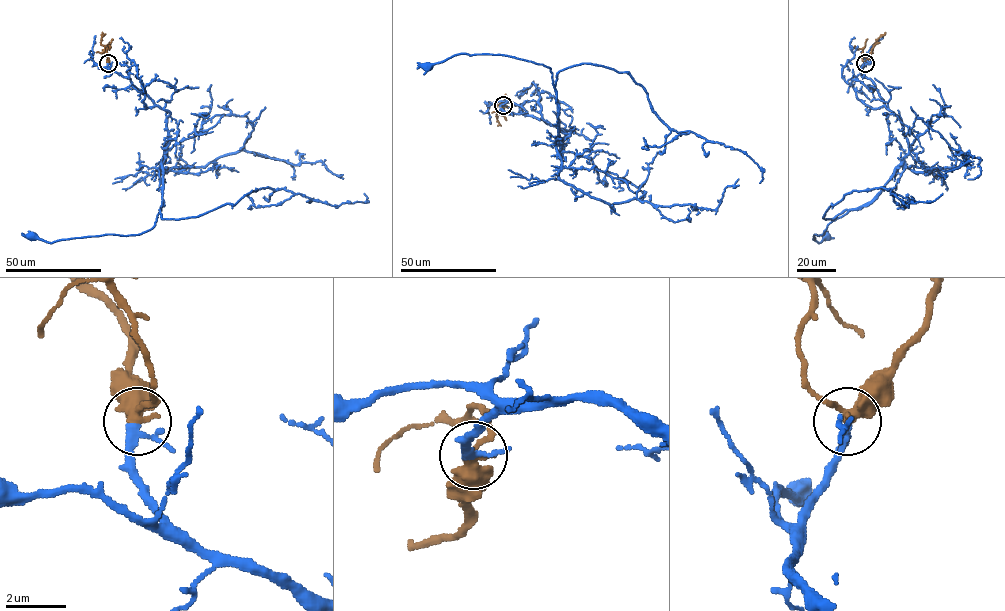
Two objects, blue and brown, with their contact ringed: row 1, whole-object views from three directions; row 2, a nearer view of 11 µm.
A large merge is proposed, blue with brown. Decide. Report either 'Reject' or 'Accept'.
Accept

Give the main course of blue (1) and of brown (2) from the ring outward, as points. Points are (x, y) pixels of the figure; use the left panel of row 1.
1: (108, 63), (110, 69), (129, 78), (169, 113), (157, 221), (151, 228), (136, 235), (48, 242), (31, 234)
2: (108, 62), (100, 43), (102, 32)

